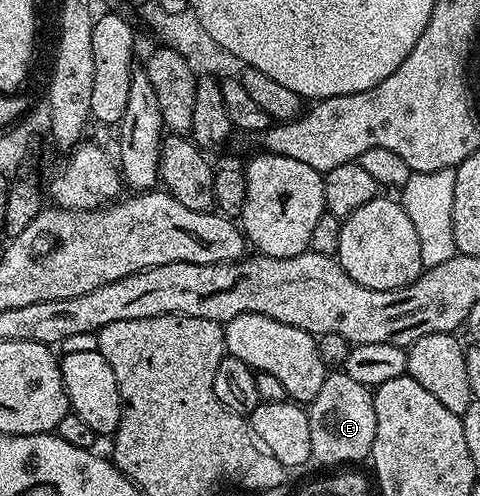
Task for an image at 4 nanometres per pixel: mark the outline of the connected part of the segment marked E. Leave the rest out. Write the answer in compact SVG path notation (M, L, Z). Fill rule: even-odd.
M346 370L328 371L317 398L309 404L309 434L311 455L323 464L351 466L354 460L366 461L371 455L373 438L377 430L375 398L368 385L349 378Z

